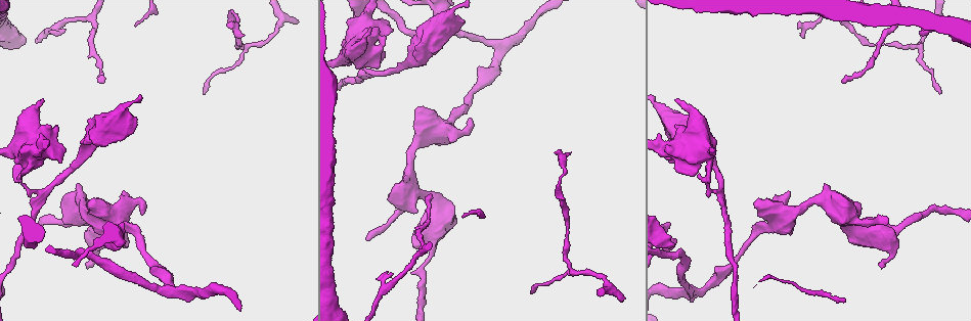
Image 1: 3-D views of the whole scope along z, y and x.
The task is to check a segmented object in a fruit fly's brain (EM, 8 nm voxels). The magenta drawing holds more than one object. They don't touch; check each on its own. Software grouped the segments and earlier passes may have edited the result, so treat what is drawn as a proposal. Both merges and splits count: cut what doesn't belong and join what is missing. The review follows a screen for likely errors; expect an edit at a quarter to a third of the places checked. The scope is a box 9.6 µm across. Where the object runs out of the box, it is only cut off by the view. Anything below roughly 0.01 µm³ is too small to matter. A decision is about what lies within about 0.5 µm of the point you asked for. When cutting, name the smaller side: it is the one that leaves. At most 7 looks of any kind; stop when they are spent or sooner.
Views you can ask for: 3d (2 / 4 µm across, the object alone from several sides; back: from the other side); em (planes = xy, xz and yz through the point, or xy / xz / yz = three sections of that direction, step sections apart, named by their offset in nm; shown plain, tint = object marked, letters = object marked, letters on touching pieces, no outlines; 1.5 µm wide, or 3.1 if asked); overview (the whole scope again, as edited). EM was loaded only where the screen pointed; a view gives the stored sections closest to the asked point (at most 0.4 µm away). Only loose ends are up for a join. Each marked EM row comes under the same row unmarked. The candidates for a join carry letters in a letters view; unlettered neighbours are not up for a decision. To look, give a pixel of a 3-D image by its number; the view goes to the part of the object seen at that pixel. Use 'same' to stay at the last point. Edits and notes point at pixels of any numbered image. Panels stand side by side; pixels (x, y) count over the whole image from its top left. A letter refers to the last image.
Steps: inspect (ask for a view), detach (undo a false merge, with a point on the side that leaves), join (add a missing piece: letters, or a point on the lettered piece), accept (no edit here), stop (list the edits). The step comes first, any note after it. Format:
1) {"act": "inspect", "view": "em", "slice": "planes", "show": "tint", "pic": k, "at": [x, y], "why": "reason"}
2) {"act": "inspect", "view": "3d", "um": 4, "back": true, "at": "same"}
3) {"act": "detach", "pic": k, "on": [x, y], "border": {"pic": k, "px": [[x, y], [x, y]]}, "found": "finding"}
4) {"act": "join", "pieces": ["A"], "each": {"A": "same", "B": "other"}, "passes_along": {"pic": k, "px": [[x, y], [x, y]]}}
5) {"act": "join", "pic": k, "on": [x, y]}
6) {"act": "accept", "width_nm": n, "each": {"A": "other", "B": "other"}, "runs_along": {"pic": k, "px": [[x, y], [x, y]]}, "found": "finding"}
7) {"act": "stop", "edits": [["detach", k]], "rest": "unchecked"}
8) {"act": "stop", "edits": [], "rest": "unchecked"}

{"act": "inspect", "view": "3d", "um": 4, "pic": 1, "at": [417, 107], "why": "thick end"}

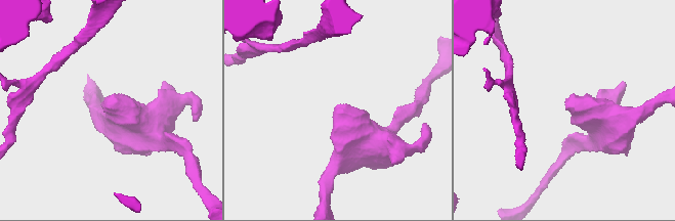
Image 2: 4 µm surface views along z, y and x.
{"act": "inspect", "view": "em", "slice": "xy", "step": 8, "show": "tint", "pic": 2, "at": [339, 105]}

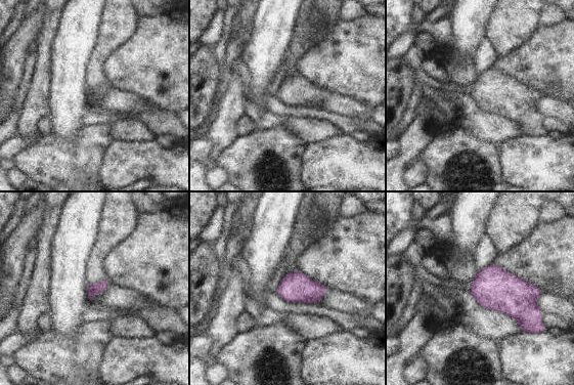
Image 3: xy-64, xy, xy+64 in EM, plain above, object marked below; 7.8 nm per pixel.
{"act": "inspect", "view": "em", "slice": "xz", "step": 8, "show": "letters", "at": "same"}

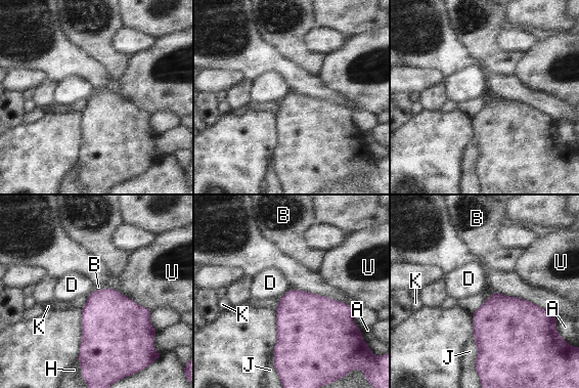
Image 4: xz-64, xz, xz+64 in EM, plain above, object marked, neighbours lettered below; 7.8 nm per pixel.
{"act": "accept", "longest_contact_nm": ["U", 340], "each": {"A": "other", "B": "other", "D": "other", "H": "other", "J": "other", "K": "other", "U": "other"}, "found": "no lettered piece goes on from it"}

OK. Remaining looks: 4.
{"act": "inspect", "view": "3d", "um": 4, "pic": 1, "at": [623, 299], "why": "thin end"}

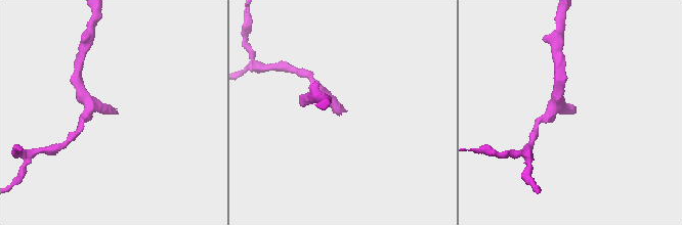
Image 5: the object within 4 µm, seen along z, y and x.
{"act": "inspect", "view": "em", "slice": "xy", "step": 4, "show": "tint", "pic": 5, "at": [118, 113], "why": "shape alone is not enough"}

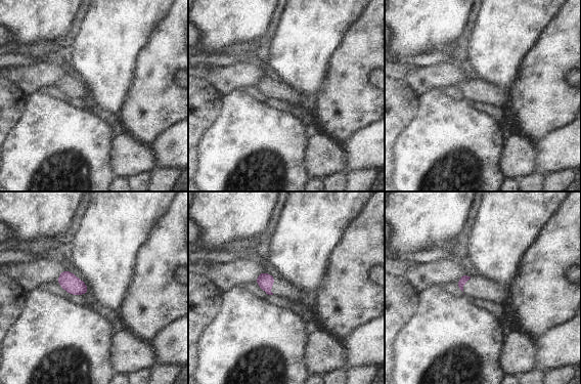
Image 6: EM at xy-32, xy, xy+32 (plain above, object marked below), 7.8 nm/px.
{"act": "inspect", "view": "em", "slice": "planes", "show": "letters", "at": "same", "why": "another direction"}

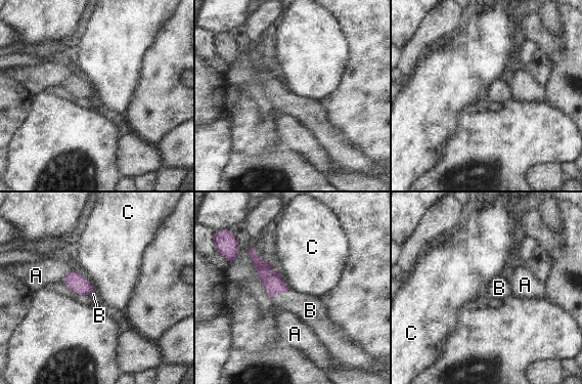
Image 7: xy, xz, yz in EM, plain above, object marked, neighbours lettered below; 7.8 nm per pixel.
{"act": "join", "pieces": ["B"], "each": {"A": "other", "B": "same", "C": "other"}, "passes_along": {"pic": 7, "px": [[273, 284], [279, 292], [306, 308]]}, "found": "the neuron continues"}

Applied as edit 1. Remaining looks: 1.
{"act": "stop", "edits": [["join", 7]], "rest": "unchecked"}

